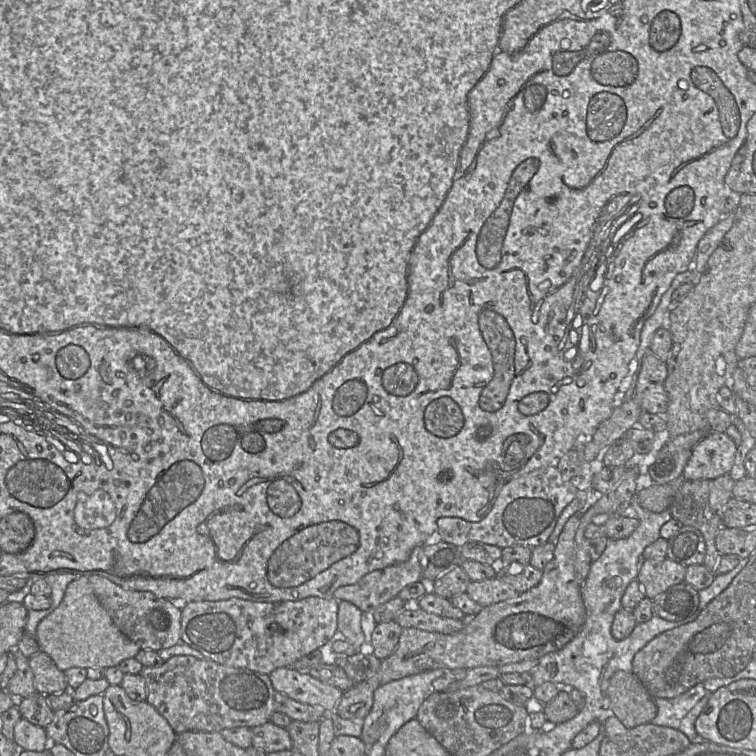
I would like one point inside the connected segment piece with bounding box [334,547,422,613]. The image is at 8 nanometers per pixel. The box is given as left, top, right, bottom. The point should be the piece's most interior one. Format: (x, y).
(377, 587)

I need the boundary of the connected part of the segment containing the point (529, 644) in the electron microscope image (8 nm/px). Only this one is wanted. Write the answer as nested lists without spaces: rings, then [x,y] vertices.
[[[573,514],[563,526],[554,545],[554,556],[542,570],[538,585],[513,598],[483,607],[472,617],[465,617],[464,628],[456,633],[403,629],[397,648],[389,657],[381,660],[379,671],[344,691],[335,712],[344,719],[363,722],[373,706],[374,691],[393,680],[433,669],[499,668],[504,664],[540,659],[563,649],[582,630],[586,620],[581,587],[576,581],[574,569],[575,534],[582,514]]]

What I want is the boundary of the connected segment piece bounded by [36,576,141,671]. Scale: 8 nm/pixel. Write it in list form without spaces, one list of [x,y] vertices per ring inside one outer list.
[[[81,576],[67,586],[60,605],[40,621],[36,631],[36,640],[41,652],[48,654],[62,671],[74,667],[108,668],[119,666],[123,660],[136,658],[137,653],[141,650],[139,645],[124,635],[113,623],[107,611],[96,598],[87,576]]]

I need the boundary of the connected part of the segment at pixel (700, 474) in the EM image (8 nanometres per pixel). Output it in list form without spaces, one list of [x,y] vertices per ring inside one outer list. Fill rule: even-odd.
[[[724,432],[709,433],[692,448],[681,477],[711,481],[729,474],[736,451],[736,443]]]

